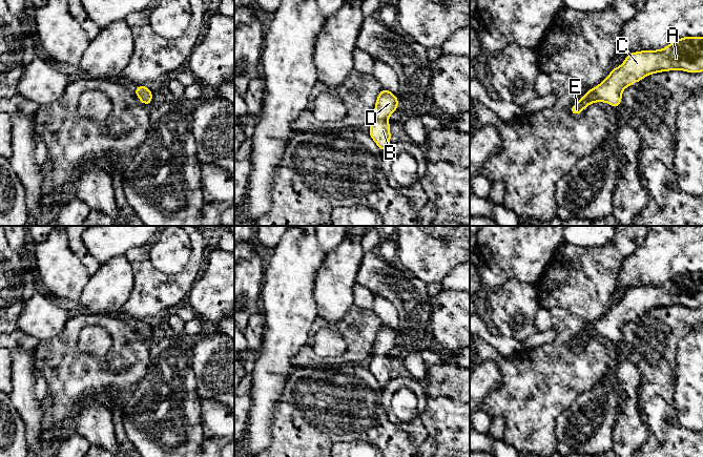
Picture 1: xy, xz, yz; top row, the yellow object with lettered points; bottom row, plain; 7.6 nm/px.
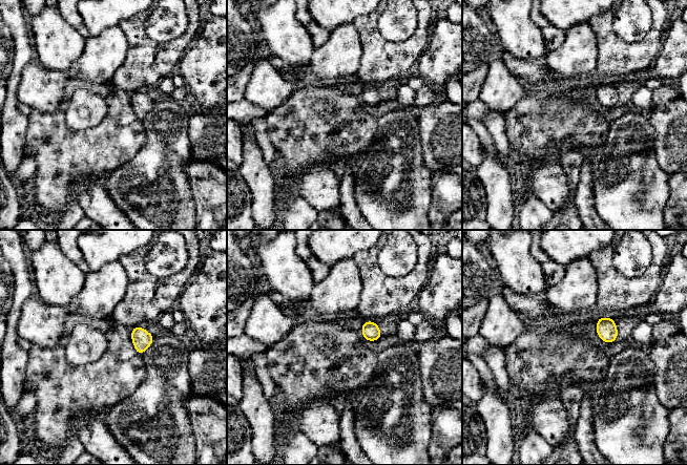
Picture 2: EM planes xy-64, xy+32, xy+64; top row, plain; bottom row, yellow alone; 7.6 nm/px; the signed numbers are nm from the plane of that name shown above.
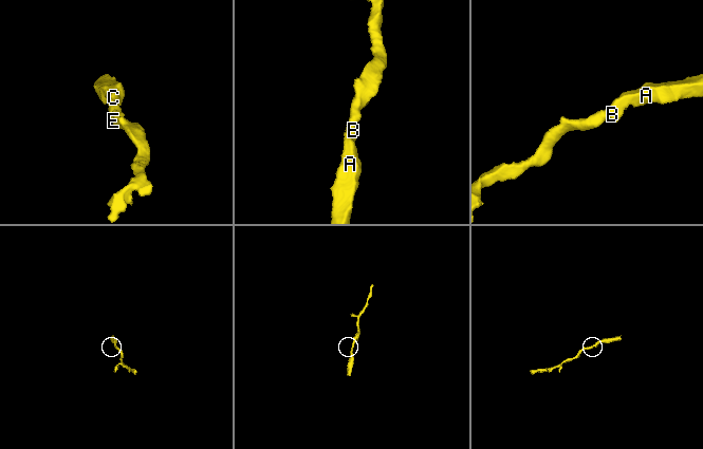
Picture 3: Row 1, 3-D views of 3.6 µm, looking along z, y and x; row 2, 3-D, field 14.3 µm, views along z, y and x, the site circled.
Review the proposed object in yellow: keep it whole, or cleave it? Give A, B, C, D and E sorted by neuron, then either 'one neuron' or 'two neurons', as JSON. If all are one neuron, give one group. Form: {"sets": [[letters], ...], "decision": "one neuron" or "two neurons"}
{"sets": [["A", "B", "C", "D", "E"]], "decision": "one neuron"}

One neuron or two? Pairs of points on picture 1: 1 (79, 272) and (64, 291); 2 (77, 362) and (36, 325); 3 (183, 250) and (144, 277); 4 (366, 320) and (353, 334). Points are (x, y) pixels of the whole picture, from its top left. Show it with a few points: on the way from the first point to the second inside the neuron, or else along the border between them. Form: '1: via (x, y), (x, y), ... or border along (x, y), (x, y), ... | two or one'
1: via (75, 276), (64, 287) | one
2: border along (67, 319), (59, 334), (39, 341) | two
3: border along (150, 262), (167, 274), (174, 274), (182, 269) | two
4: via (363, 324), (356, 331) | one

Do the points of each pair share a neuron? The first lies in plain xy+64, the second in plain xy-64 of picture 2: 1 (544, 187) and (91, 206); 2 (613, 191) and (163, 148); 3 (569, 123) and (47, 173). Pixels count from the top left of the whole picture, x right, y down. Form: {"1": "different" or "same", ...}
{"1": "same", "2": "same", "3": "same"}

